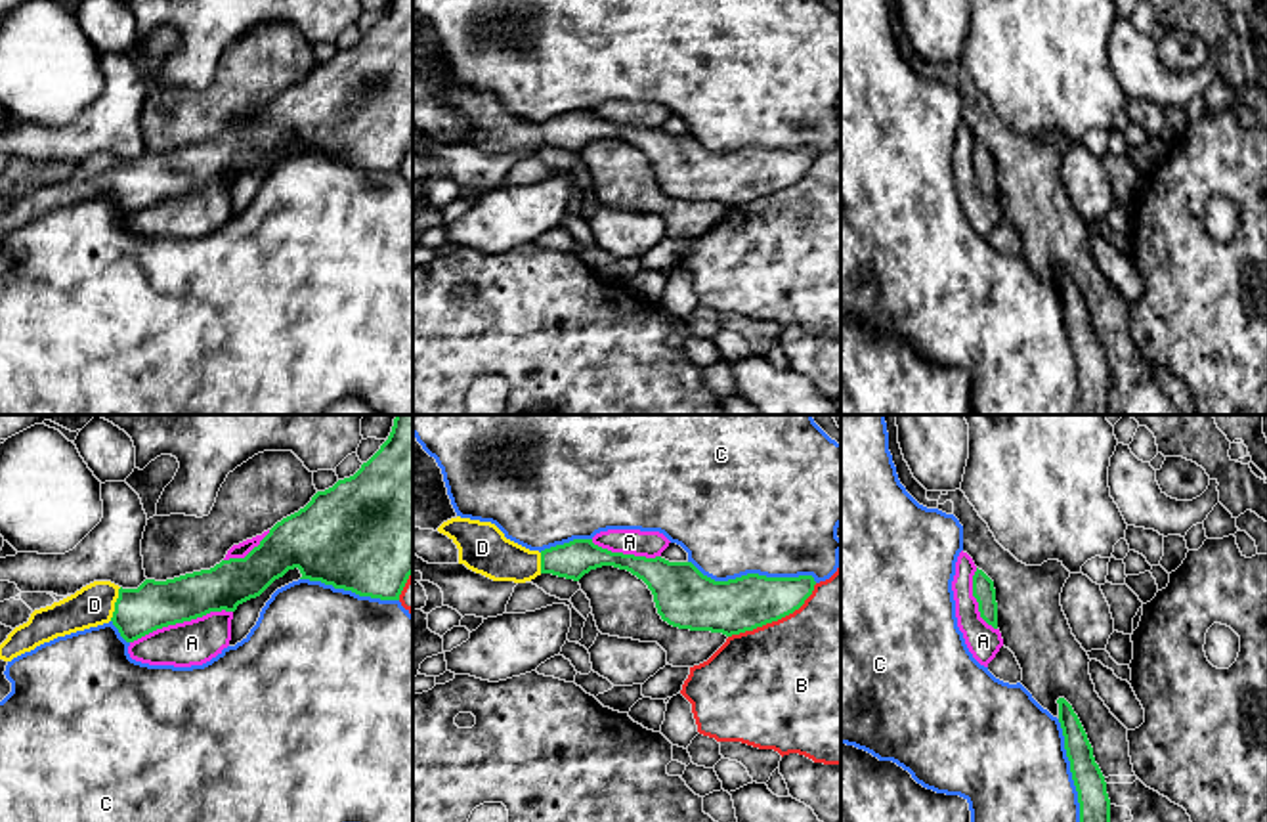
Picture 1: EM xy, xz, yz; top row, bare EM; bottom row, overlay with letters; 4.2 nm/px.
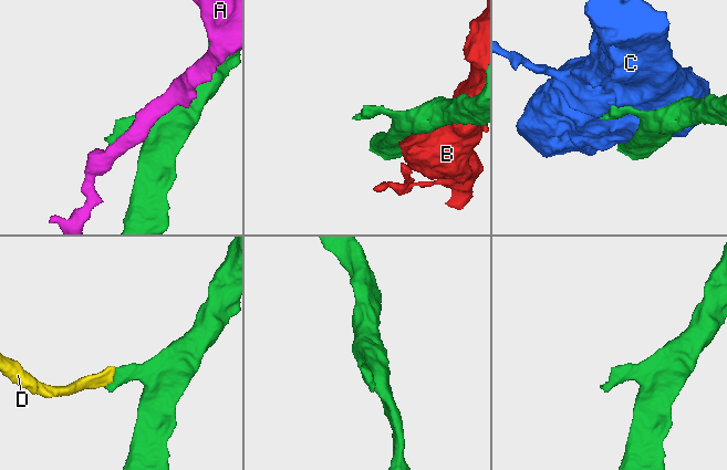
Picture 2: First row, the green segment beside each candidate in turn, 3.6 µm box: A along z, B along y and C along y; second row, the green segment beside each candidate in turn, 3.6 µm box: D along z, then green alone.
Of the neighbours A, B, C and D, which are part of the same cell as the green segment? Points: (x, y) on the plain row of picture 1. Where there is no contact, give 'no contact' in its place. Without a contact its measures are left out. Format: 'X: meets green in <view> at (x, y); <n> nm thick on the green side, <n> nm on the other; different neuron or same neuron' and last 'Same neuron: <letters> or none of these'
A: meets green in xy at (180, 194); 200 nm thick on the green side, 190 nm on the other; different neuron
B: meets green in xz at (774, 192); 220 nm thick on the green side, 500 nm on the other; different neuron
C: meets green in xz at (753, 146); 220 nm thick on the green side, 500 nm on the other; different neuron
D: meets green in xy at (115, 176); 200 nm thick on the green side, 170 nm on the other; same neuron
Same neuron: D

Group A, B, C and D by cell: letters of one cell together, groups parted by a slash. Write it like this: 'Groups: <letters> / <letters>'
Groups: A / B / C / D

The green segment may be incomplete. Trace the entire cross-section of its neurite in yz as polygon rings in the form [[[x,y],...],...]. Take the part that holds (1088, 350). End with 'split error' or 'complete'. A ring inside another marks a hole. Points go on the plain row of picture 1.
[[[1059,270],[1059,294],[1080,375],[1076,415],[1110,415],[1110,371],[1093,319],[1072,277]]]; complete

